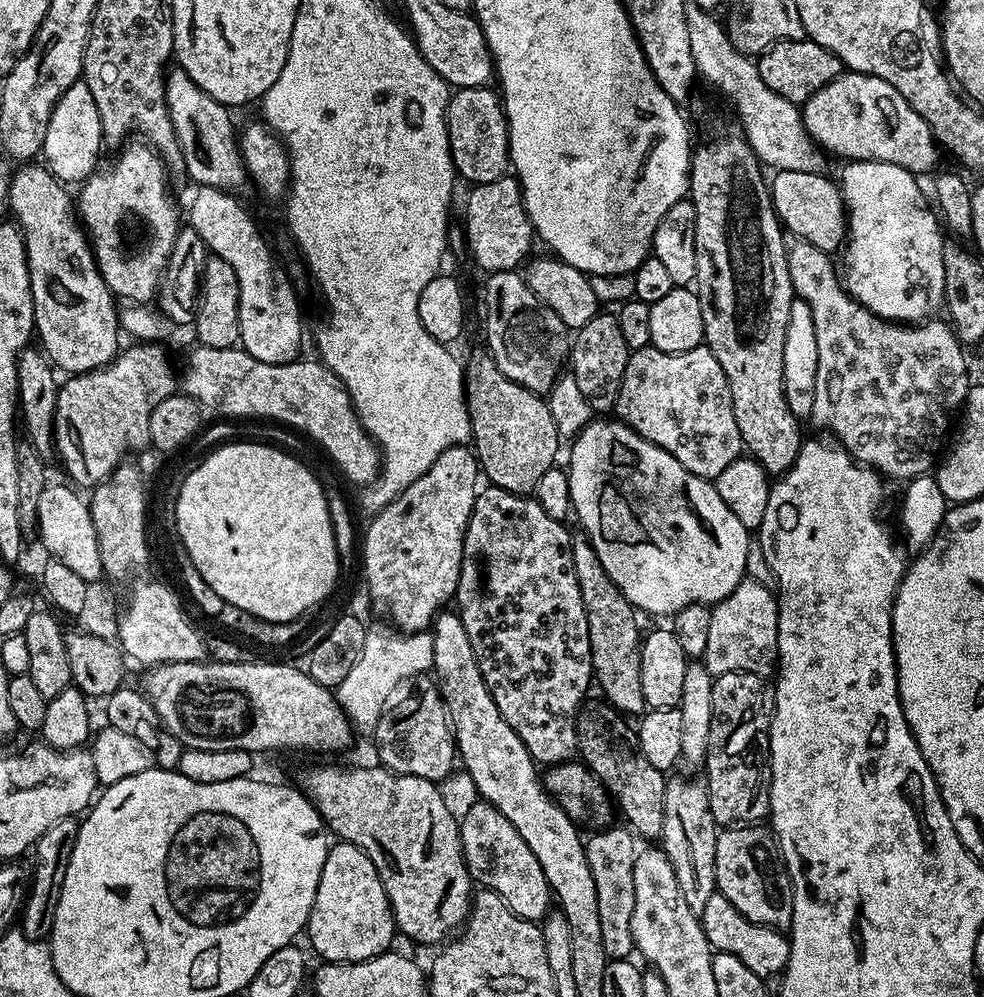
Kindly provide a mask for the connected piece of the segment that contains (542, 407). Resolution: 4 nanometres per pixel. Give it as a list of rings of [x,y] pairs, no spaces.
[[[487,347],[474,349],[463,370],[464,394],[472,423],[470,444],[481,473],[488,475],[489,485],[521,494],[531,493],[538,486],[538,478],[557,463],[556,451],[562,444],[547,399],[541,393],[526,390],[526,386],[518,386],[518,382],[510,382],[510,378],[498,370],[498,362],[494,362]]]

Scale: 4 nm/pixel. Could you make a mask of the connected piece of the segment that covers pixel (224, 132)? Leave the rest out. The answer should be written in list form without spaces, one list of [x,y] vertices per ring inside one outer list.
[[[178,66],[165,75],[164,89],[170,122],[182,150],[187,179],[192,179],[196,186],[221,188],[231,193],[235,193],[236,188],[244,183],[249,183],[244,156],[240,152],[238,128],[232,125],[229,105],[210,98],[210,94],[206,94],[206,90],[202,90],[202,86],[198,86],[198,82],[194,82],[190,74]]]

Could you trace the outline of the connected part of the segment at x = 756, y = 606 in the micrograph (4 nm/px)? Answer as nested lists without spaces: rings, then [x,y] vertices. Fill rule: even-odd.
[[[745,578],[738,586],[734,586],[734,590],[730,590],[730,594],[726,594],[726,598],[711,605],[711,610],[708,644],[702,662],[713,678],[731,672],[749,672],[755,676],[771,677],[777,671],[780,659],[780,606],[773,589],[757,580]]]

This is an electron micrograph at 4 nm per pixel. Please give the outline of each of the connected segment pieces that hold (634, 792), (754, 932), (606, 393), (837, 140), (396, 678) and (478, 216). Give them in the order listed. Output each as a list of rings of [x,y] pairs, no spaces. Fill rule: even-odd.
[[[589,699],[576,714],[576,743],[578,745],[578,756],[588,769],[595,774],[597,780],[604,785],[605,792],[616,802],[628,820],[627,825],[639,836],[644,838],[659,839],[662,832],[662,821],[665,818],[665,798],[668,781],[665,773],[659,772],[650,764],[646,754],[636,745],[635,731],[630,727],[623,715],[617,712],[611,704],[603,699]]]
[[[722,893],[710,894],[706,906],[700,915],[700,925],[706,934],[708,944],[717,952],[734,954],[754,974],[767,978],[770,974],[783,972],[790,958],[791,939],[779,928],[767,928],[761,924],[750,922]]]
[[[597,311],[596,316],[586,322],[586,326],[575,329],[570,340],[570,374],[574,382],[578,382],[586,402],[590,402],[593,413],[608,414],[615,409],[629,355],[630,350],[626,346],[626,338],[622,338],[618,318],[611,311]]]
[[[845,71],[803,104],[802,115],[805,130],[821,149],[829,148],[840,156],[848,156],[844,158],[849,161],[890,162],[910,173],[921,174],[931,173],[942,155],[922,114],[890,82],[882,82],[877,76]]]
[[[391,627],[376,628],[367,633],[358,662],[354,662],[350,674],[334,689],[336,701],[348,715],[357,733],[371,733],[390,701],[397,695],[396,687],[403,680],[427,673],[434,662],[434,642],[431,631],[401,632]]]
[[[505,174],[498,178],[498,182],[477,184],[471,191],[462,216],[471,263],[476,263],[484,274],[519,269],[525,263],[529,255],[527,252],[531,250],[534,241],[532,223],[520,193],[519,179],[515,175]]]

